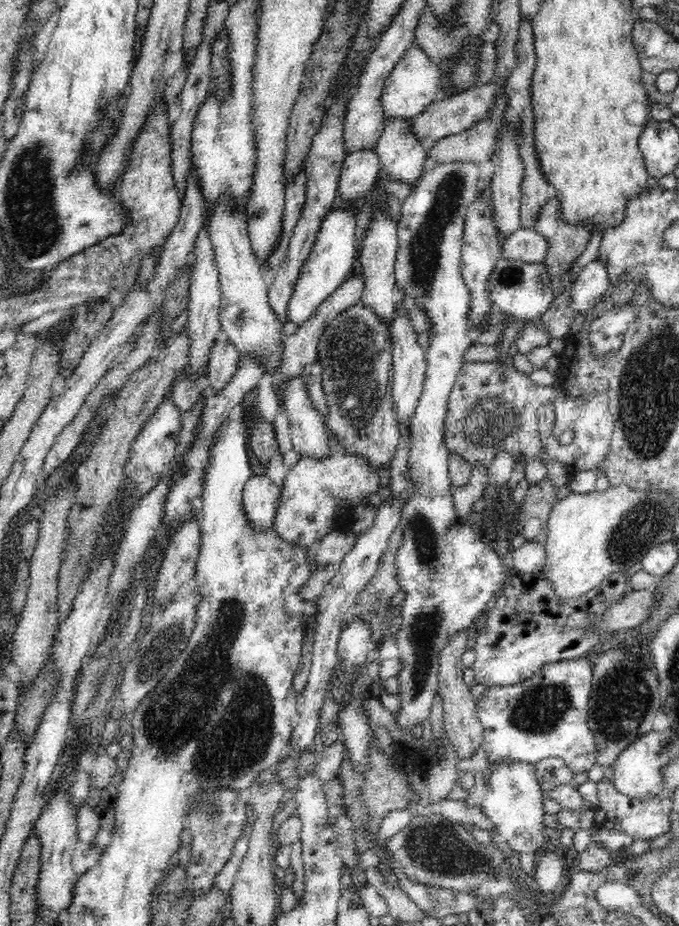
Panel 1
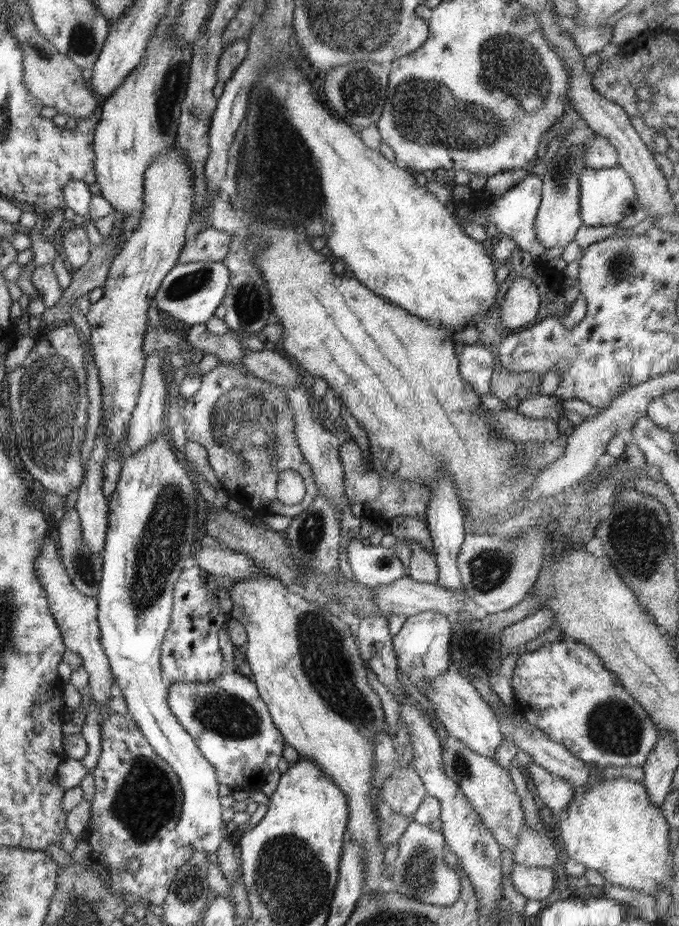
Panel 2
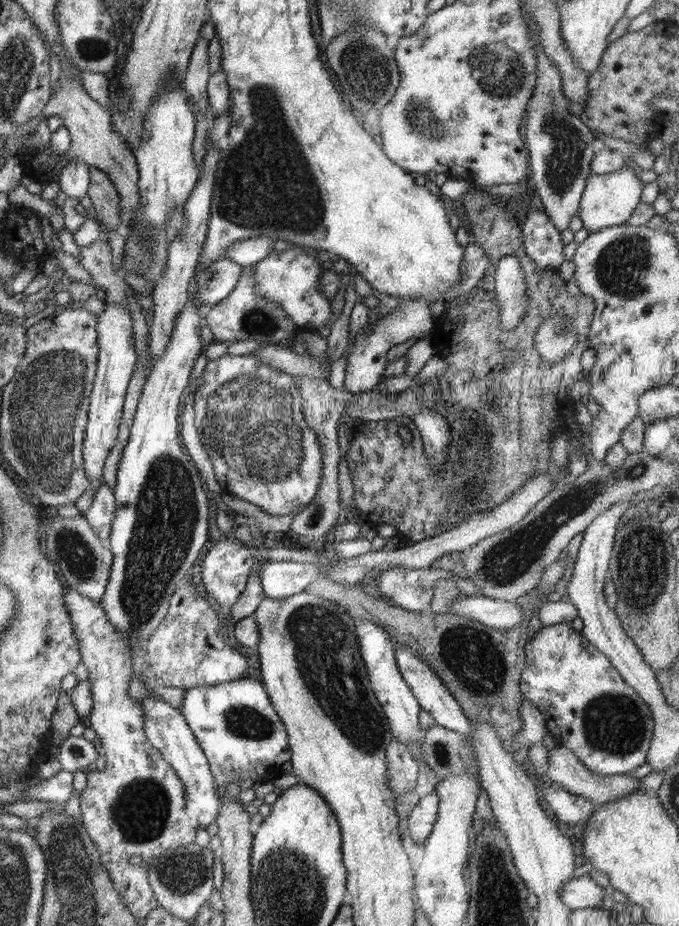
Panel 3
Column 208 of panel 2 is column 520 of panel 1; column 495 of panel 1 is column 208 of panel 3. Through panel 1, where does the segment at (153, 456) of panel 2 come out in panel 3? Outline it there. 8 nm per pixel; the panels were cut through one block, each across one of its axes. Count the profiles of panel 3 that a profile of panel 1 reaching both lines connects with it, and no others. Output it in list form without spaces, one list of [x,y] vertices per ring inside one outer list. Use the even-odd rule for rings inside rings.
[[[148,691],[147,696],[141,701],[144,714],[144,731],[150,745],[158,750],[174,768],[185,787],[185,811],[194,827],[207,828],[211,822],[216,821],[221,808],[221,794],[216,794],[214,778],[209,770],[209,762],[205,753],[198,745],[194,734],[191,732],[180,710],[170,706],[164,698]]]

